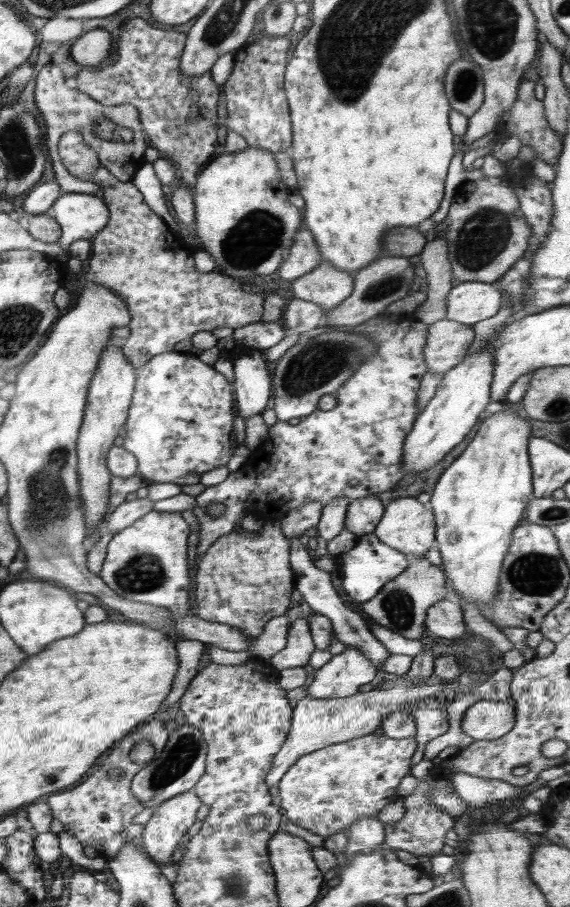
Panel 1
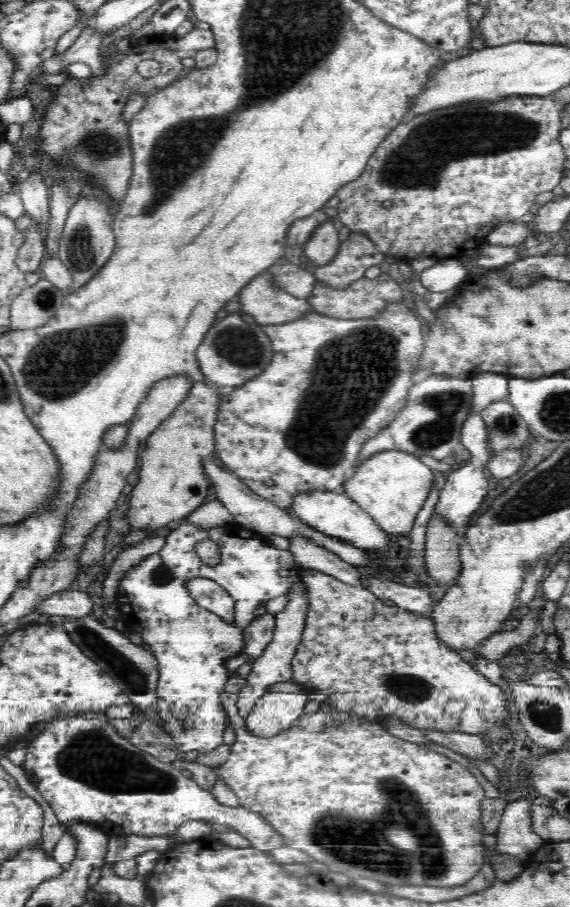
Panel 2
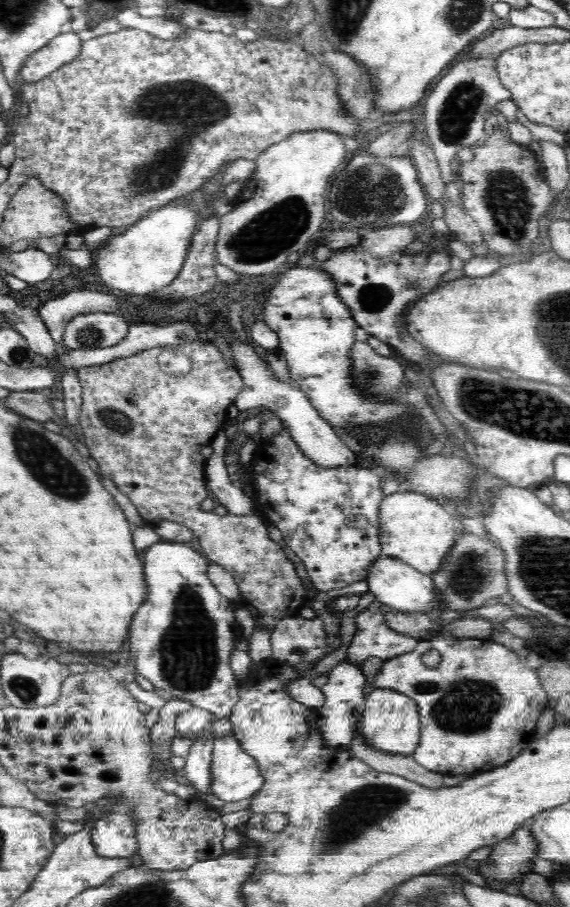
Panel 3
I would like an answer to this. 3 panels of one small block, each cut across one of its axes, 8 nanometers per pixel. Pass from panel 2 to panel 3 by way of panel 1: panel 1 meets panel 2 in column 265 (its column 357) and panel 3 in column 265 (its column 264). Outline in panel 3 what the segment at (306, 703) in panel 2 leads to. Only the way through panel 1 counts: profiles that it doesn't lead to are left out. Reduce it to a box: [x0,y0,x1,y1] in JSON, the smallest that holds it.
[210,732,266,803]

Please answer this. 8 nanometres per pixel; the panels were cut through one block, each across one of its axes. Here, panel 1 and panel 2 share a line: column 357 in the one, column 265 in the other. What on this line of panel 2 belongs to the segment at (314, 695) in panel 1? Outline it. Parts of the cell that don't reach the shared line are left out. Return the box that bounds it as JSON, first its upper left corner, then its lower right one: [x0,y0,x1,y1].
[237,580,308,718]

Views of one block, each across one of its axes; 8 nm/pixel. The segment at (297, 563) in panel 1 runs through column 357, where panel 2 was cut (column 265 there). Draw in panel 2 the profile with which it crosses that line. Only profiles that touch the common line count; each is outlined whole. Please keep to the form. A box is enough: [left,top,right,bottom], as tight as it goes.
[244,613,275,662]

